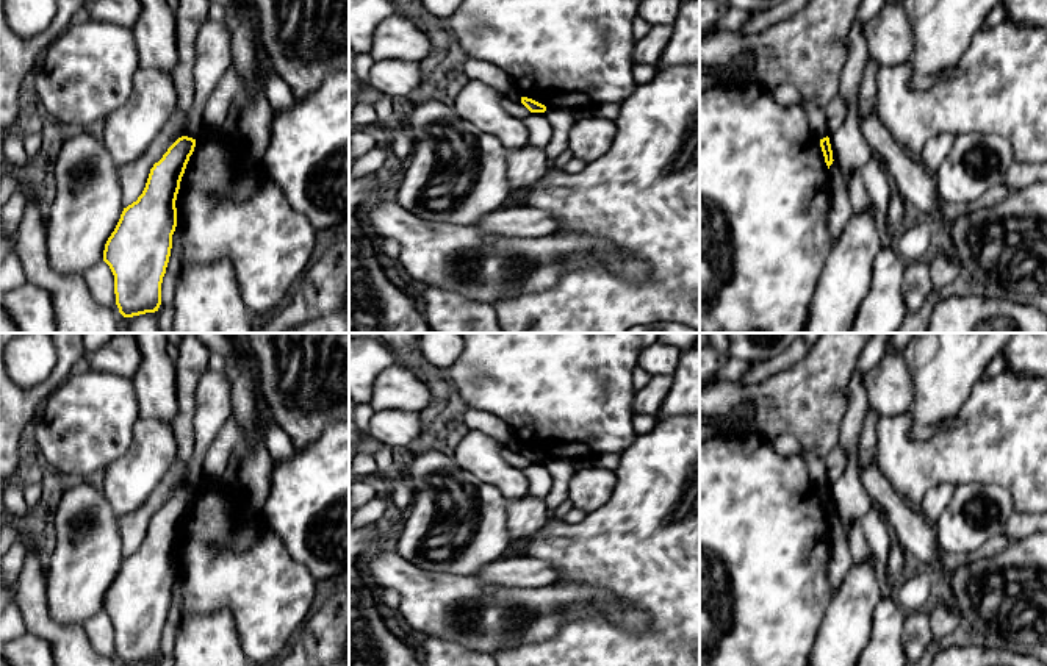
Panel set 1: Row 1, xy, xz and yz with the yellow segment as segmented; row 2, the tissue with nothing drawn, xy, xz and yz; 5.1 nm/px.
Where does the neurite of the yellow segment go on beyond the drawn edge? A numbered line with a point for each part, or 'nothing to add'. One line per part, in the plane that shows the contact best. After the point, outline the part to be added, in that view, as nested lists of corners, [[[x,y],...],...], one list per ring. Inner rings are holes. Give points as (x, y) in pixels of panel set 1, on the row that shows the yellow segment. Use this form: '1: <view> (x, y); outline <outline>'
nothing to add

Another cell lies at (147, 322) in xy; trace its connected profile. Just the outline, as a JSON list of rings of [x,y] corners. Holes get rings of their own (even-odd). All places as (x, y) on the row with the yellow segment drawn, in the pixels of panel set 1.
[[[146,313],[127,319],[128,319],[127,325],[128,333],[161,333],[158,319],[155,317],[153,313]]]

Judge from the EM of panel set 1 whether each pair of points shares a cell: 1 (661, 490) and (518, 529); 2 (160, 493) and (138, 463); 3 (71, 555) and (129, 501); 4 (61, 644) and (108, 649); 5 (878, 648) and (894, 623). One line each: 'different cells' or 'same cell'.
1: different cells
2: different cells
3: different cells
4: different cells
5: same cell

